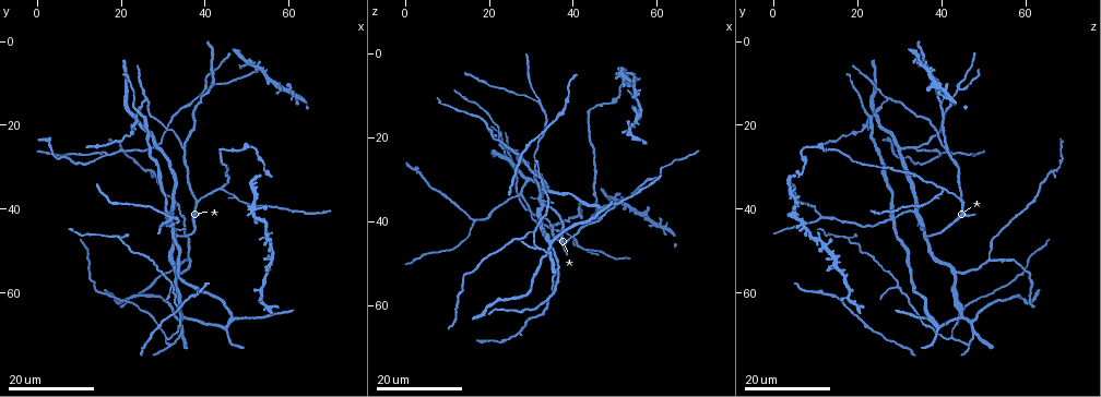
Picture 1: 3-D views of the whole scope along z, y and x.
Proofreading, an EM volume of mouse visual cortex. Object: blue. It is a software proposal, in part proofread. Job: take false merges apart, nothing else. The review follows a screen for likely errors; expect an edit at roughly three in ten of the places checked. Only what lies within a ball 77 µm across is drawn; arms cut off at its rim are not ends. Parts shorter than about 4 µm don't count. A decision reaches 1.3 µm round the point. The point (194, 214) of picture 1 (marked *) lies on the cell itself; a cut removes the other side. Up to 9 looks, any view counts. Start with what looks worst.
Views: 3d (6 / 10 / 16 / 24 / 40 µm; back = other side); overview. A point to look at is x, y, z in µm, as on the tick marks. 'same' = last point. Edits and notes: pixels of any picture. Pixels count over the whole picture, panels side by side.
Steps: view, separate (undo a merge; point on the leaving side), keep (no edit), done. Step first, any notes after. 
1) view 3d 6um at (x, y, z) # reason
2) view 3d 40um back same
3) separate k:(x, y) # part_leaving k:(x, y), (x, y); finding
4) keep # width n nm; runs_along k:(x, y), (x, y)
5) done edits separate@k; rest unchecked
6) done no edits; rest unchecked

view 3d 16um at (32.0, 58.5, 29.5) # three-way junction

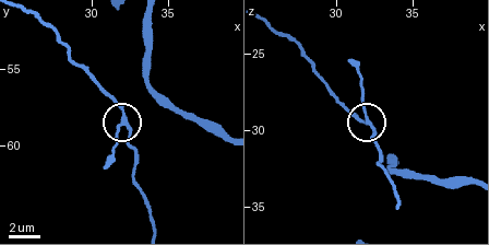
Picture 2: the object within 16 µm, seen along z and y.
view 3d 6um at (32.0, 58.6, 29.4) # zoom in

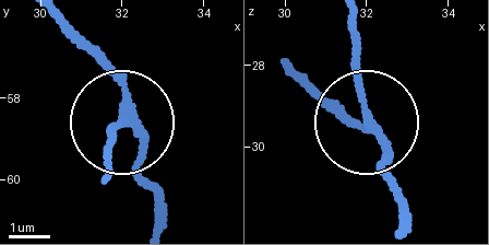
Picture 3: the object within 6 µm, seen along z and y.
keep # side_arm 35 um; runs_along 3:(153, 217), (139, 143), (121, 123), (111, 140); continuous, no second cell

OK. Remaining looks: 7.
view 3d 16um at (40.5, 11.0, 44.0)

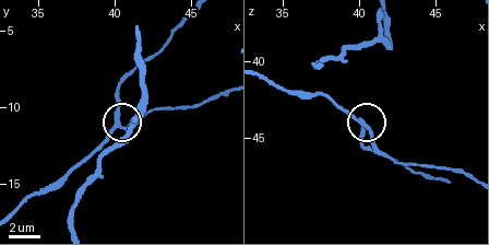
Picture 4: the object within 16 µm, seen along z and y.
view 3d 10um at (40.2, 11.0, 44.0) # zoom in

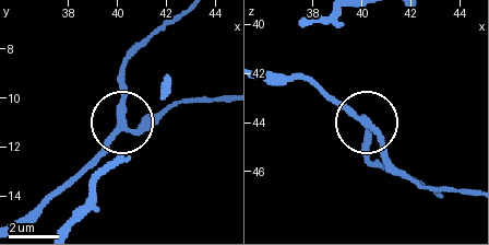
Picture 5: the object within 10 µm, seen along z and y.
keep # arms 3; runs_along 5:(22, 226), (96, 153), (119, 123), (121, 61); all the same cell

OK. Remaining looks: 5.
view 3d 16um at (25.5, 13.5, 27.0) # arms part here

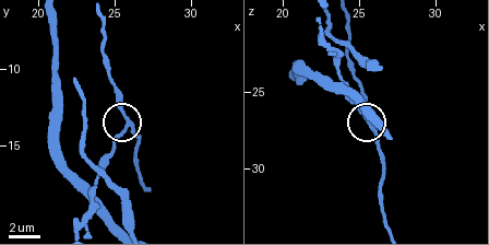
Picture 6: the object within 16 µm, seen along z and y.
view 3d 10um at (25.8, 13.6, 27.0) # zoom in

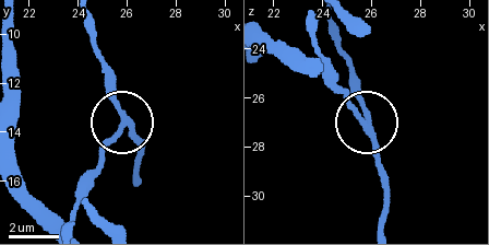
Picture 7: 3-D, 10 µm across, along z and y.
separate 7:(106, 139) # side_arm 12 um; part_leaving 7:(123, 121), (67, 223); a second cell is stuck on

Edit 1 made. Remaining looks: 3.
view 3d 24um at (36.5, 52.0, 51.5) # three arms meet

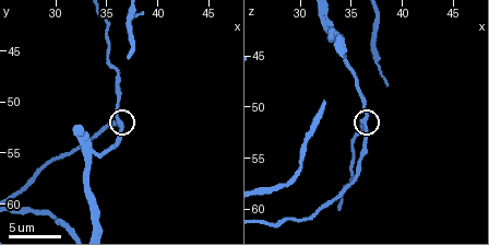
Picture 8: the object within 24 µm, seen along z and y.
view 3d 6um at (36.2, 52.0, 51.4) # zoom in

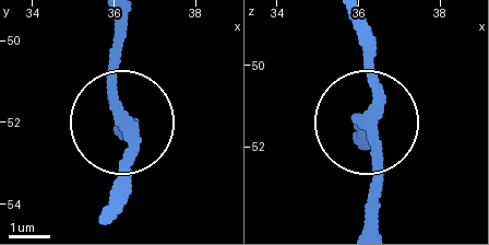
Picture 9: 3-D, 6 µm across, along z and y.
keep # width 270 nm; runs_along 9:(355, 25), (372, 88), (372, 223); one cell here

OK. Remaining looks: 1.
done edits separate@7; rest unchecked

